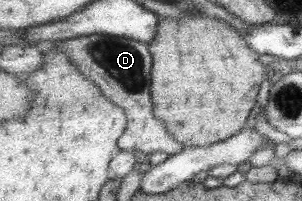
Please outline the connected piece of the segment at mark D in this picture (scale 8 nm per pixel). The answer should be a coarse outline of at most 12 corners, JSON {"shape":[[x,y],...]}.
{"shape":[[108,34],[58,48],[128,116],[120,150],[185,147],[155,115],[149,46]]}

